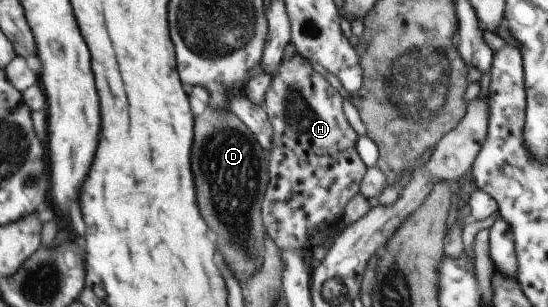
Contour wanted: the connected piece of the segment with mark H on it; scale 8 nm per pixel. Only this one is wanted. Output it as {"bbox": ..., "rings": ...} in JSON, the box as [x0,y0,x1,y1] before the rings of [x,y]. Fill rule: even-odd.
{"bbox":[261,55,365,249],"rings":[[[300,55],[291,58],[290,60],[281,60],[277,65],[271,82],[264,92],[264,99],[262,100],[261,107],[268,115],[269,122],[272,126],[272,149],[267,151],[269,153],[269,184],[268,189],[264,192],[264,197],[261,201],[261,214],[264,217],[264,225],[266,236],[269,235],[272,241],[281,249],[301,249],[303,244],[307,244],[309,236],[313,234],[313,228],[321,226],[321,222],[333,222],[335,218],[341,216],[341,210],[343,206],[359,192],[359,182],[365,174],[365,166],[359,158],[357,152],[355,152],[355,140],[357,140],[357,134],[351,130],[351,126],[347,124],[345,116],[343,116],[343,110],[341,110],[341,96],[335,92],[334,88],[331,88],[325,78],[313,71],[309,64],[307,64]]]}

